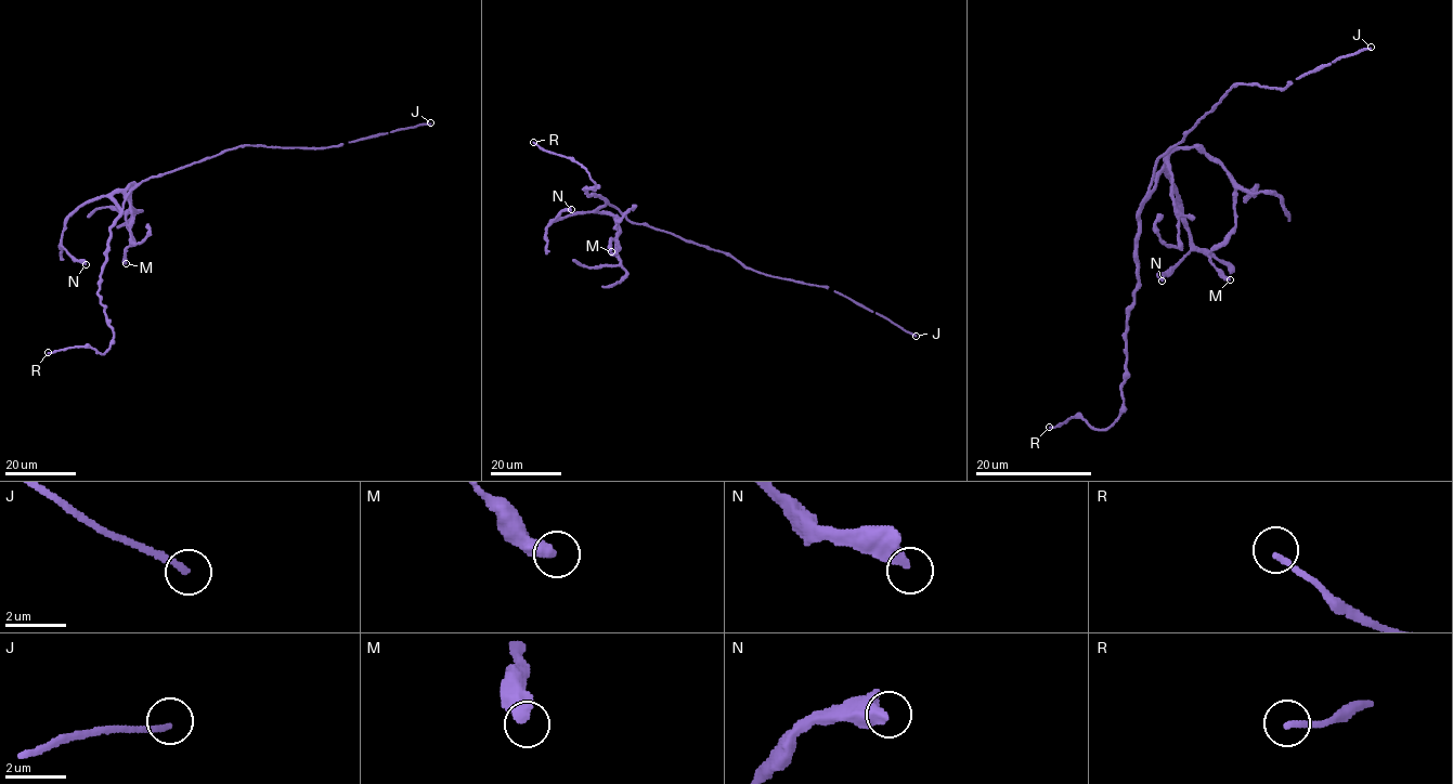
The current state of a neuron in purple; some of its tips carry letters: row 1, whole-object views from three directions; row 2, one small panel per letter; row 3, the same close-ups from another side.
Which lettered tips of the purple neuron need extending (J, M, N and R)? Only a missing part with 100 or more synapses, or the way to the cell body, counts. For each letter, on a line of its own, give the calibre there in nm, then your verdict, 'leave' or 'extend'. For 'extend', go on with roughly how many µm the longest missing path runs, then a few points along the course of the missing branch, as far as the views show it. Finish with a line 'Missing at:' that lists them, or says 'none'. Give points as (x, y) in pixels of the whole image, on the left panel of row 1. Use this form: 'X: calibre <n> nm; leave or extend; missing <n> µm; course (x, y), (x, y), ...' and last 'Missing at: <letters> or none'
J: calibre 200 nm; extend; missing 200 µm
M: calibre 480 nm; leave
N: calibre 420 nm; leave
R: calibre 180 nm; leave
Missing at: J

